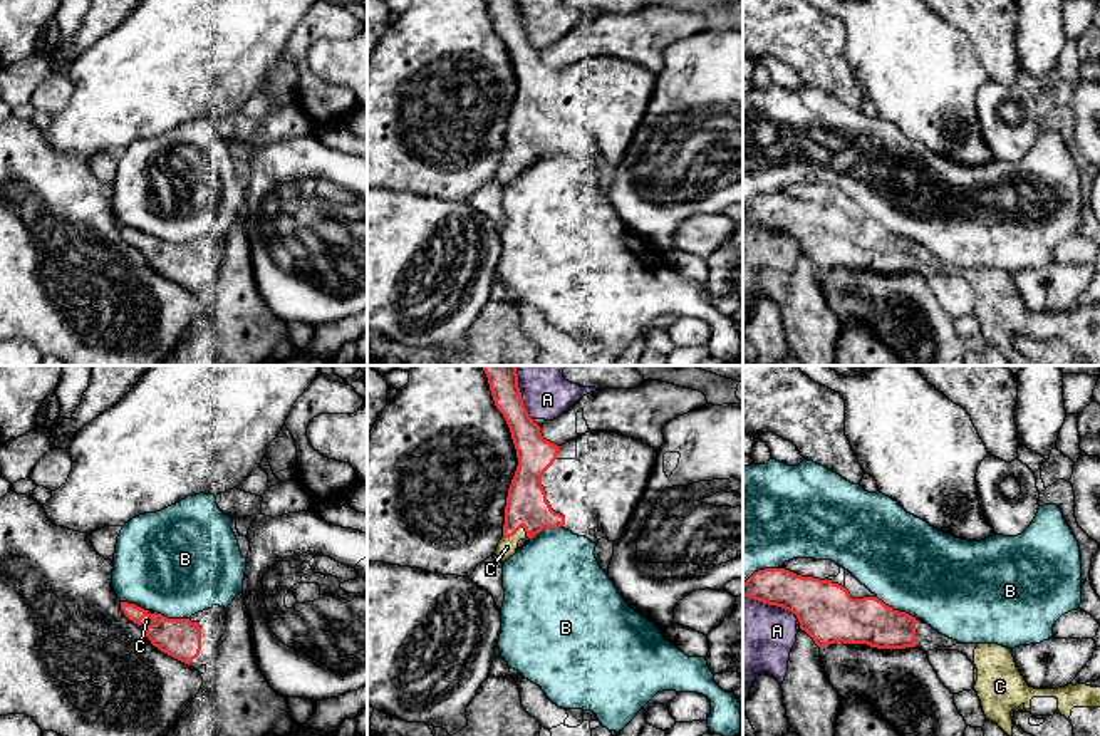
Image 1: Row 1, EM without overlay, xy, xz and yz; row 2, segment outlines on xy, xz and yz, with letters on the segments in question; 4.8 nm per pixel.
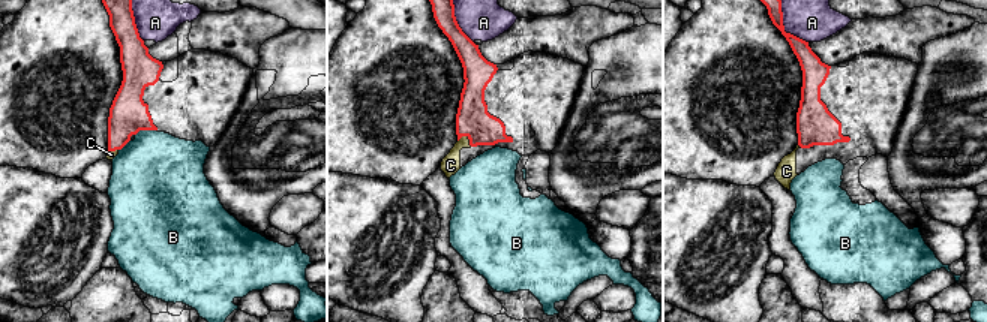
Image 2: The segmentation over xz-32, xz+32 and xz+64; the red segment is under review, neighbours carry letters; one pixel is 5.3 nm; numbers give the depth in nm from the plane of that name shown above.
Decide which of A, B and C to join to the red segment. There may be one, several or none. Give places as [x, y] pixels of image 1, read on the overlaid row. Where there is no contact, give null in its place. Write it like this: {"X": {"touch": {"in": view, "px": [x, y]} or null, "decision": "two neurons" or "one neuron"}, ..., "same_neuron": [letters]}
{"A": {"touch": {"in": "yz", "px": [772, 604]}, "decision": "two neurons"}, "B": {"touch": {"in": "yz", "px": [896, 611]}, "decision": "two neurons"}, "C": {"touch": {"in": "xz", "px": [517, 530]}, "decision": "one neuron"}, "same_neuron": ["C"]}

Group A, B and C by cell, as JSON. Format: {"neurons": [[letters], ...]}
{"neurons": [["A"], ["B"], ["C"]]}

